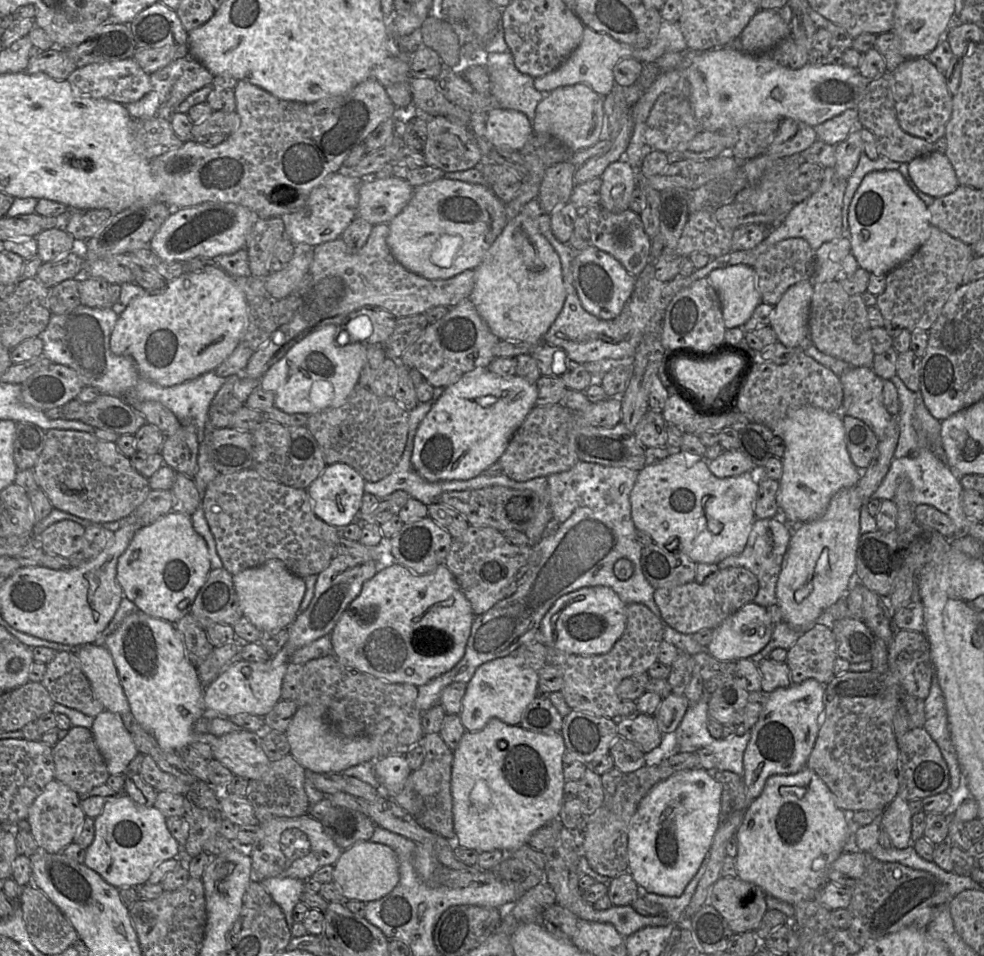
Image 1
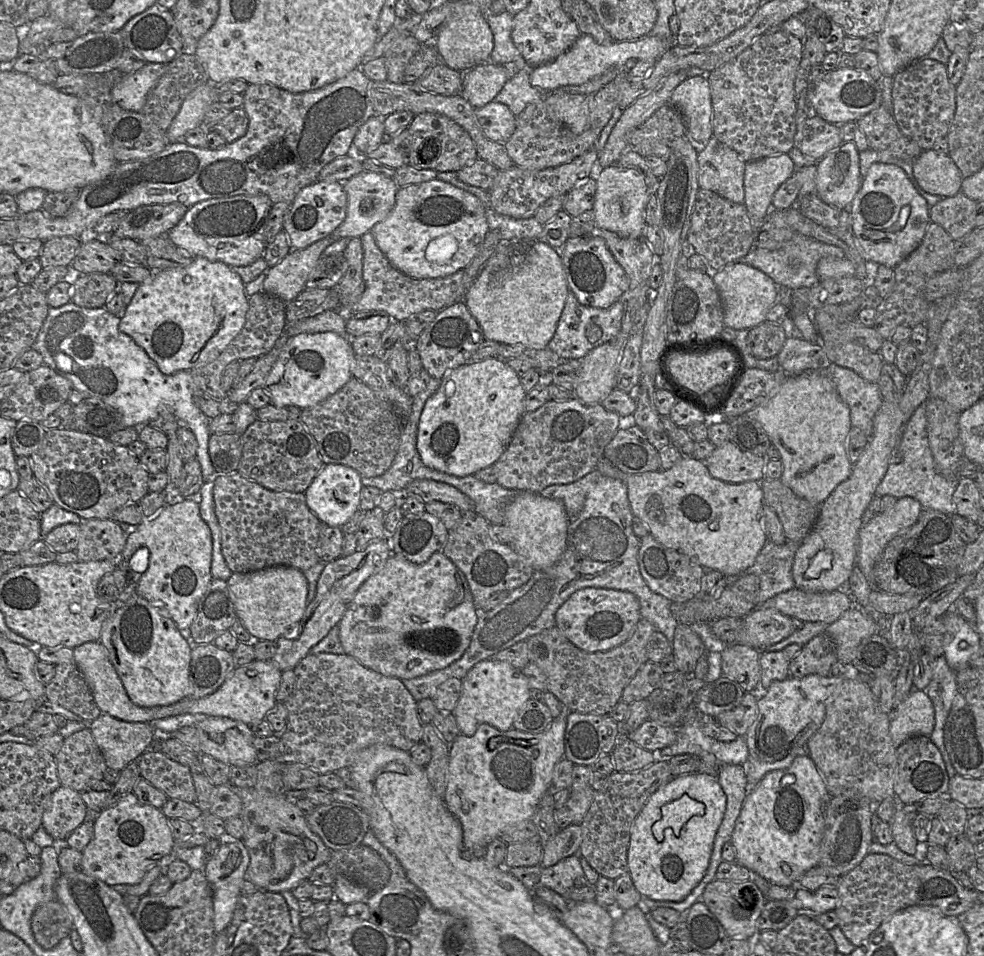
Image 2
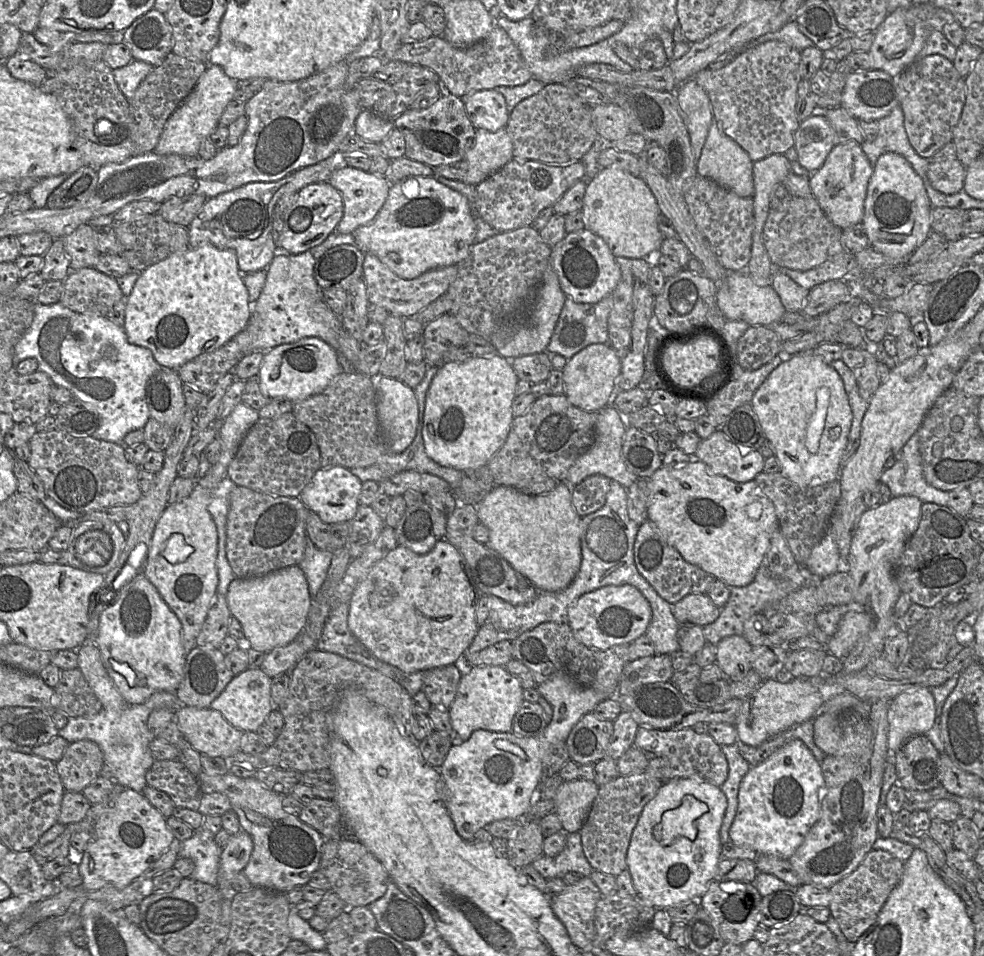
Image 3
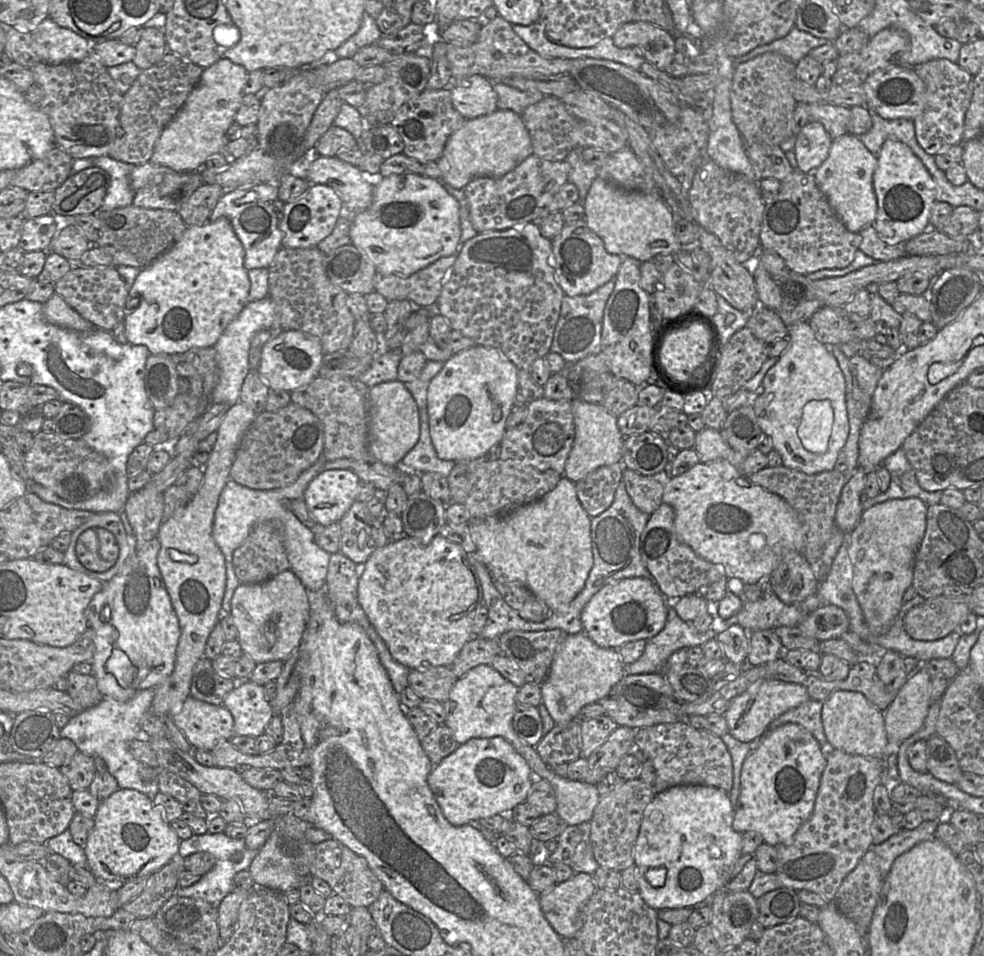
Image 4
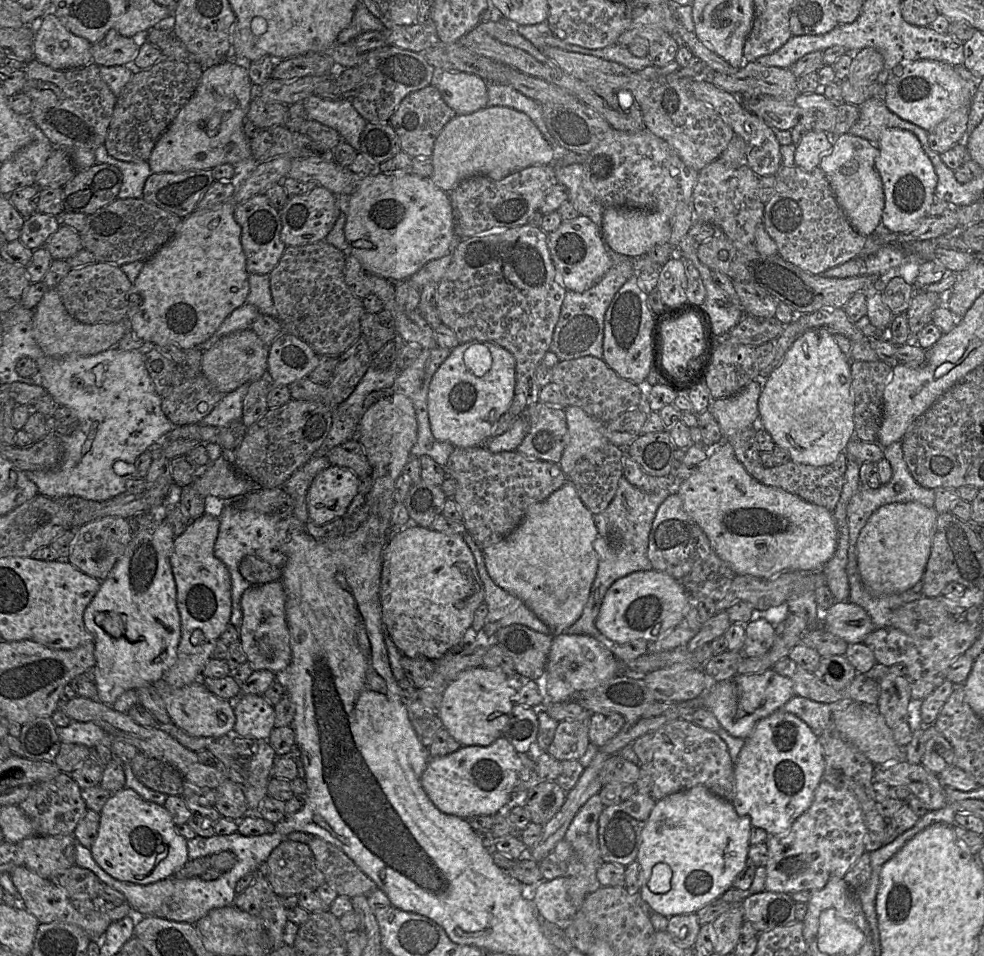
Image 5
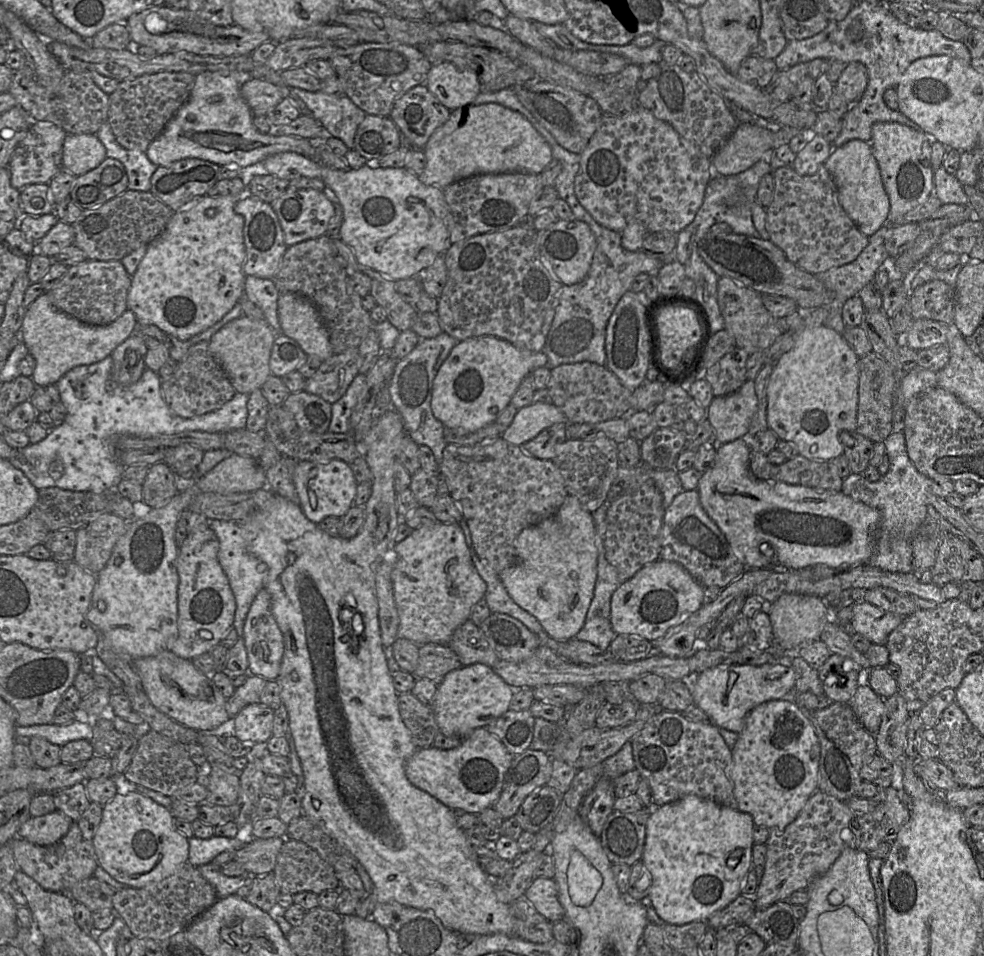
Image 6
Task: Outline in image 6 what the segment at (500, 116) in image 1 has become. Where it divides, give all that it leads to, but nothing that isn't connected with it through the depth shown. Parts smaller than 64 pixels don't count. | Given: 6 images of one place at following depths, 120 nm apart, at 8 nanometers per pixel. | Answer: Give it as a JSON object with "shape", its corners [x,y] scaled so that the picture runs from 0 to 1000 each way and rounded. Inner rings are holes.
{"shape":[[[458,65],[439,68],[431,89],[458,117],[480,110],[491,91],[481,74]]]}

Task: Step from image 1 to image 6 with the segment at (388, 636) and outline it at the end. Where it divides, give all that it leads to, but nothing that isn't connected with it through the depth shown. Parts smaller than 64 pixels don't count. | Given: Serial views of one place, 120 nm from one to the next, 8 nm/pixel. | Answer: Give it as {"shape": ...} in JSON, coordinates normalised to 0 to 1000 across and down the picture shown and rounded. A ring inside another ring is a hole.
{"shape":[[[441,546],[430,549],[399,571],[402,587],[397,606],[401,632],[405,644],[404,667],[417,669],[424,675],[455,674],[462,659],[478,647],[480,635],[494,620],[494,610],[487,601],[474,569],[466,547]]]}

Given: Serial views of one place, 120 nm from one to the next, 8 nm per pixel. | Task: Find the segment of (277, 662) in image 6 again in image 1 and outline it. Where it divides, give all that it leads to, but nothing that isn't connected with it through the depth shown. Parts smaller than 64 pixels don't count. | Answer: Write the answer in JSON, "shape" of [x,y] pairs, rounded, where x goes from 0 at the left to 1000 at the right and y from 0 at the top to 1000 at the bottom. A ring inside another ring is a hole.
{"shape":[[[284,585],[237,601],[237,610],[247,644],[266,661],[293,657],[304,641],[311,616],[309,605],[297,599]]]}

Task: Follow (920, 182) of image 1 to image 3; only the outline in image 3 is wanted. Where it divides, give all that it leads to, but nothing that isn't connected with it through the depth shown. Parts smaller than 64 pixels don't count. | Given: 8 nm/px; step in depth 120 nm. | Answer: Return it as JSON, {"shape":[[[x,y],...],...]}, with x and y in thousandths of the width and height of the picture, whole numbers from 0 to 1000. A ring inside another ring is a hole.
{"shape":[[[974,166],[945,169],[942,185],[945,192],[952,200],[959,203],[975,201],[981,189],[982,176]]]}

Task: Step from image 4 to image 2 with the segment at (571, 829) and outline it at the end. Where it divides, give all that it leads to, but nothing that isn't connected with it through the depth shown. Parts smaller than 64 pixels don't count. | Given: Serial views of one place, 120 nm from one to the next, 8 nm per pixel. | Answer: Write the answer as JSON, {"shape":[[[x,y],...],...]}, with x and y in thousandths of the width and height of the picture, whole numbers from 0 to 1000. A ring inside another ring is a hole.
{"shape":[[[589,892],[577,895],[559,907],[552,907],[550,905],[544,906],[528,906],[521,908],[514,908],[516,911],[528,921],[533,927],[542,934],[542,930],[547,927],[557,928],[577,942],[578,931],[584,926],[584,921],[587,917],[593,916],[593,911],[589,903]]]}

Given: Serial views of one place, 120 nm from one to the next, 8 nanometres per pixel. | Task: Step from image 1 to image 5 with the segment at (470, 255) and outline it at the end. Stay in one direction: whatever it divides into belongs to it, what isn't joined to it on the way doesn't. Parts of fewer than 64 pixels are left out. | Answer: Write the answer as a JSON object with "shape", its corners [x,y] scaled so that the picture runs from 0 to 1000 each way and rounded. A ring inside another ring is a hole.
{"shape":[[[396,179],[364,186],[364,194],[355,205],[350,246],[355,264],[360,267],[373,286],[398,295],[416,292],[438,272],[455,265],[462,245],[459,214],[455,202],[444,197],[437,186],[430,186],[418,179]]]}

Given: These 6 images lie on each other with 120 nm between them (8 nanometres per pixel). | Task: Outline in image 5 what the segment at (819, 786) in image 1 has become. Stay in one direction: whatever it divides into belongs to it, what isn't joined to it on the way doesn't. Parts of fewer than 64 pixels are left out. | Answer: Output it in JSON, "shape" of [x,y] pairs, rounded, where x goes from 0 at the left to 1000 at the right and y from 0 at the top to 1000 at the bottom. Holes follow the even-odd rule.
{"shape":[[[791,742],[772,752],[756,775],[746,801],[745,844],[751,854],[760,854],[765,865],[774,866],[782,873],[800,870],[806,860],[825,841],[836,808],[837,793],[831,770],[809,748]]]}

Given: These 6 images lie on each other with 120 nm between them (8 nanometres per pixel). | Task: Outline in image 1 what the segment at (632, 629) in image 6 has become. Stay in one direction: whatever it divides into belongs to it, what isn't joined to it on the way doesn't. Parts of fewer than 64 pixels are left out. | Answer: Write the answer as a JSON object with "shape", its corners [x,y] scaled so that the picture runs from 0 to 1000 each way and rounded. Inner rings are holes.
{"shape":[[[596,614],[577,620],[569,624],[554,642],[545,671],[577,684],[616,684],[634,662],[636,634],[619,614]]]}

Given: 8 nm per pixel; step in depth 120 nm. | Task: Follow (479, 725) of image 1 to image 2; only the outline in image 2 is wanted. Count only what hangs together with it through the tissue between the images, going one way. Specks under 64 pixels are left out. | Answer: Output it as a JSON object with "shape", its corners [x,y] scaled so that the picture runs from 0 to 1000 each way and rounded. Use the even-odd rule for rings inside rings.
{"shape":[[[498,688],[483,695],[470,710],[470,726],[459,744],[467,768],[481,770],[491,756],[509,765],[520,763],[528,743],[539,731],[539,722],[537,709],[515,692]]]}

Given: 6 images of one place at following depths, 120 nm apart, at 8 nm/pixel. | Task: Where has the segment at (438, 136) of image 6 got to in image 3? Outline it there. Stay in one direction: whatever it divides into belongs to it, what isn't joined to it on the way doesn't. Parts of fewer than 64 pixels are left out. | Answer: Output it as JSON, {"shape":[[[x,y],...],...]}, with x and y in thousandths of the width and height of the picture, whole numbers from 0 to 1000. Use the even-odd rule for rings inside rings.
{"shape":[[[514,134],[504,138],[486,135],[482,150],[472,165],[476,172],[476,178],[470,189],[474,192],[485,194],[521,166],[521,150]]]}

